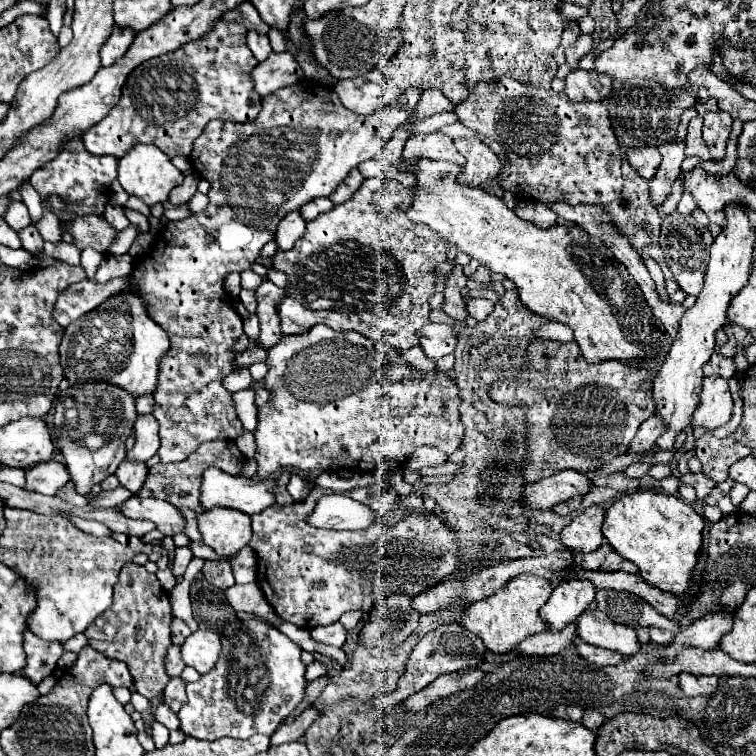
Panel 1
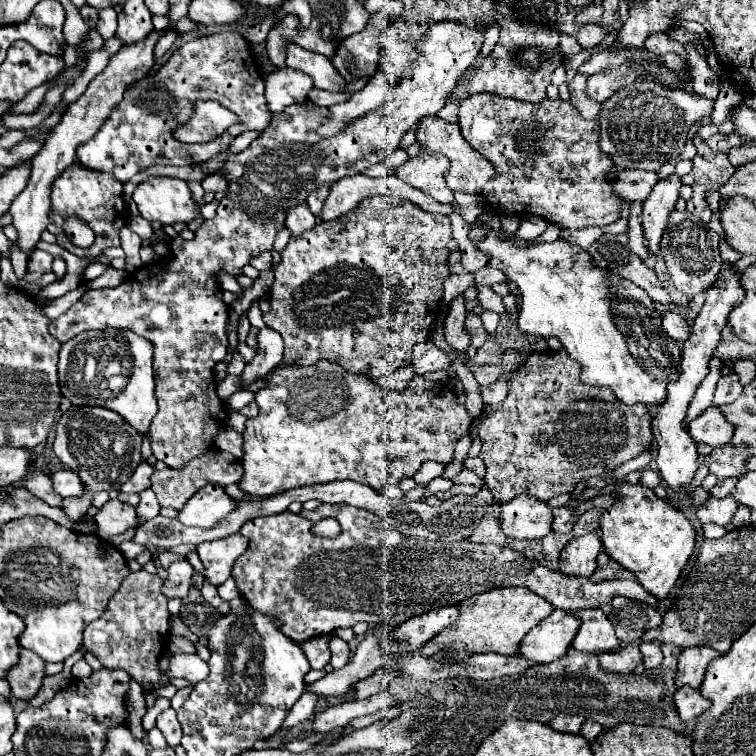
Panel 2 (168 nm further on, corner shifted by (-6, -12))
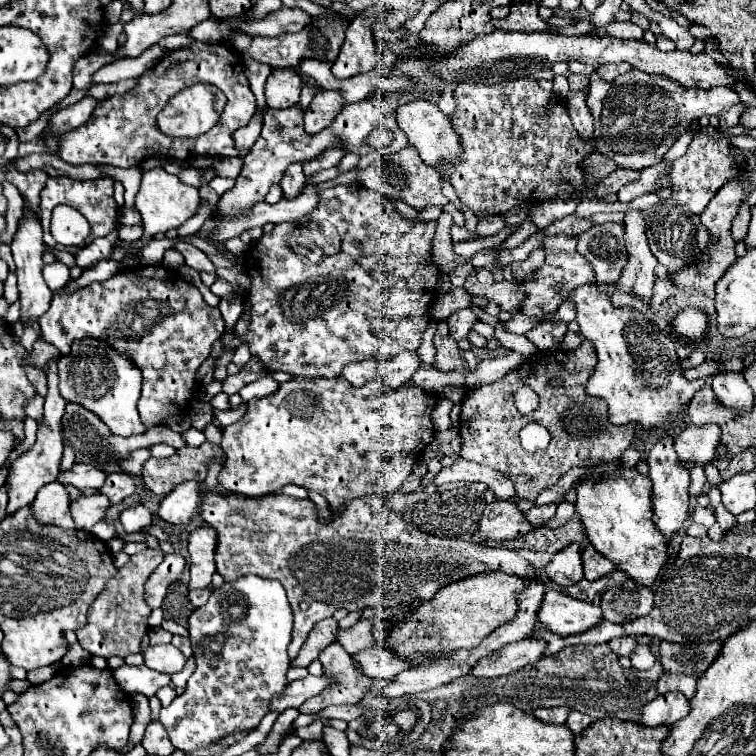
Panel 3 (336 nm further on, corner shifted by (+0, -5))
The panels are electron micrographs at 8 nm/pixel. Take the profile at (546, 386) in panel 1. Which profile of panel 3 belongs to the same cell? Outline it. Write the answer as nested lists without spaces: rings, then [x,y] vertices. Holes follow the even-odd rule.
[[[584,339],[574,351],[558,349],[554,353],[542,353],[542,357],[530,357],[506,377],[468,391],[462,401],[464,413],[460,413],[462,457],[504,473],[514,483],[518,495],[528,501],[534,501],[542,489],[556,485],[572,467],[602,465],[618,459],[630,447],[634,435],[626,427],[612,427],[606,417],[606,403],[586,395],[586,381],[594,369],[594,361],[598,361],[594,357],[594,345]],[[554,377],[564,377],[562,391],[548,383]],[[522,385],[532,387],[540,395],[540,407],[530,417],[522,417],[512,401],[514,391]],[[528,421],[544,425],[552,435],[550,445],[540,453],[528,453],[520,445],[518,433]]]

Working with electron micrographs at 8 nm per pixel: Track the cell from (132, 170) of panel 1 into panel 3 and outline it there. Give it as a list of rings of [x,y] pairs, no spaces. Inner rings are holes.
[[[154,167],[150,171],[144,171],[142,185],[140,185],[140,191],[136,195],[136,209],[142,215],[143,236],[138,242],[130,244],[125,242],[118,243],[114,249],[122,248],[130,252],[140,251],[150,242],[152,235],[176,229],[184,221],[188,221],[190,217],[194,217],[198,205],[200,205],[200,197],[198,197],[198,189],[196,187],[190,187],[190,185],[182,183],[176,175],[166,173],[162,167]]]

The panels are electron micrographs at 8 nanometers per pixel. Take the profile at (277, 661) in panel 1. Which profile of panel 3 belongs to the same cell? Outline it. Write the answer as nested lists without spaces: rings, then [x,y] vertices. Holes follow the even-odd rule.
[[[258,575],[226,581],[222,587],[212,589],[206,605],[188,617],[188,635],[196,657],[196,671],[188,679],[186,691],[162,709],[158,717],[168,731],[172,745],[184,753],[208,747],[236,731],[256,729],[268,713],[270,699],[286,689],[286,671],[290,669],[286,649],[292,639],[292,609],[286,591],[278,581],[262,579]]]

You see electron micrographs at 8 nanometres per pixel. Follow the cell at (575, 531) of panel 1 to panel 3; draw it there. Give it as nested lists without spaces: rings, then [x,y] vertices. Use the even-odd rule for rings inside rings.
[[[568,545],[560,553],[552,557],[552,561],[546,565],[548,579],[558,587],[570,587],[578,583],[582,573],[582,547],[580,545]]]

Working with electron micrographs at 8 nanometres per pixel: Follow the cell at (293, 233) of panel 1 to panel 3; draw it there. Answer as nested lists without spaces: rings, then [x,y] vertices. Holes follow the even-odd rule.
[[[288,165],[286,167],[286,173],[284,173],[282,181],[280,181],[284,197],[286,199],[298,197],[300,189],[304,187],[304,181],[306,181],[306,175],[302,173],[302,165]]]

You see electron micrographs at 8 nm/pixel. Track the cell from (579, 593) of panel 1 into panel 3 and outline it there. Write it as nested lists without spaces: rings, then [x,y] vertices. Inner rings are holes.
[[[526,637],[522,641],[504,645],[502,649],[480,659],[472,667],[470,675],[482,677],[482,679],[510,675],[510,673],[514,673],[514,671],[518,671],[530,663],[536,663],[544,655],[544,649],[546,649],[546,643],[542,643],[540,639]]]

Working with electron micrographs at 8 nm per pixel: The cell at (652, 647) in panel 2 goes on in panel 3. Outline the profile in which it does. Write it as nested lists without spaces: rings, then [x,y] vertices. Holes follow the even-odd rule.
[[[638,645],[630,655],[630,659],[632,659],[632,667],[636,669],[650,669],[656,661],[648,645]]]

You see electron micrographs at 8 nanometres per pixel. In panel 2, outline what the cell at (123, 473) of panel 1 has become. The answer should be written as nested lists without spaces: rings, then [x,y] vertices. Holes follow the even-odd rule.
[[[146,488],[146,492],[140,492],[140,504],[138,504],[136,510],[138,510],[138,516],[140,516],[142,522],[152,520],[154,516],[158,516],[160,504],[156,500],[156,494],[150,488]]]

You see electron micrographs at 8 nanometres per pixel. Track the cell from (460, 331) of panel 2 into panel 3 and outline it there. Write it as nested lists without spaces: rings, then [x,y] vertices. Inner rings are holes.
[[[440,323],[440,331],[436,331],[434,335],[434,347],[436,347],[436,359],[434,359],[434,367],[438,371],[454,371],[462,367],[460,361],[460,349],[456,345],[456,341],[448,335],[446,325]]]

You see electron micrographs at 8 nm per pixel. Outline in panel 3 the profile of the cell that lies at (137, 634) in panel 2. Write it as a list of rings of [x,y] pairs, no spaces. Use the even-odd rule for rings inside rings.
[[[146,549],[138,555],[132,555],[128,565],[124,565],[114,579],[110,579],[102,593],[96,597],[96,601],[90,605],[88,615],[86,615],[86,625],[76,631],[78,643],[90,653],[90,655],[100,655],[104,659],[118,655],[126,657],[130,653],[140,653],[142,651],[142,639],[148,633],[148,615],[150,607],[144,601],[144,583],[154,571],[154,567],[160,565],[164,559],[162,551],[156,549]]]

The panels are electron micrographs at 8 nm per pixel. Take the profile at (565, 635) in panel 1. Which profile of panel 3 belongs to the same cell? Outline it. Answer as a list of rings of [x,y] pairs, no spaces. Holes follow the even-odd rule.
[[[368,647],[352,655],[352,663],[362,669],[364,675],[372,679],[392,679],[400,671],[406,671],[410,667],[420,667],[420,663],[410,663],[398,659],[392,651],[388,649],[378,649],[378,647]]]

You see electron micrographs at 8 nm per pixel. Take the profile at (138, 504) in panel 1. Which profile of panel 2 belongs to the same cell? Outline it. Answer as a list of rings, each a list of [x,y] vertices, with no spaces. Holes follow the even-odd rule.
[[[108,500],[94,516],[94,520],[100,528],[100,538],[104,540],[112,540],[114,536],[120,536],[128,530],[136,530],[140,526],[136,508],[120,500]]]

